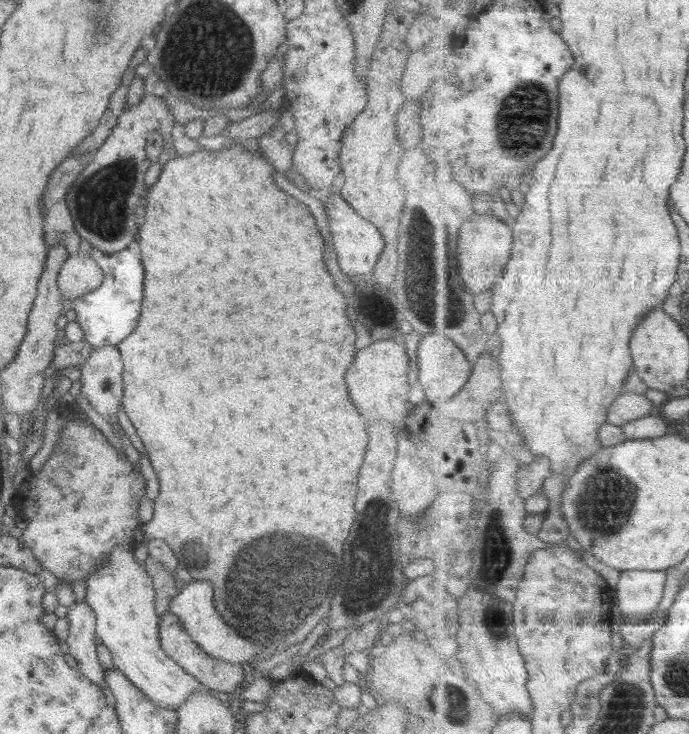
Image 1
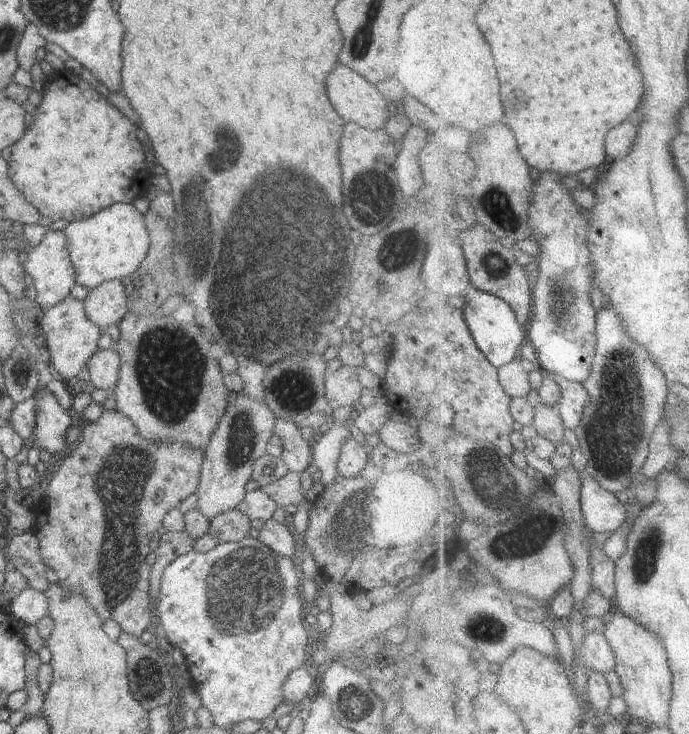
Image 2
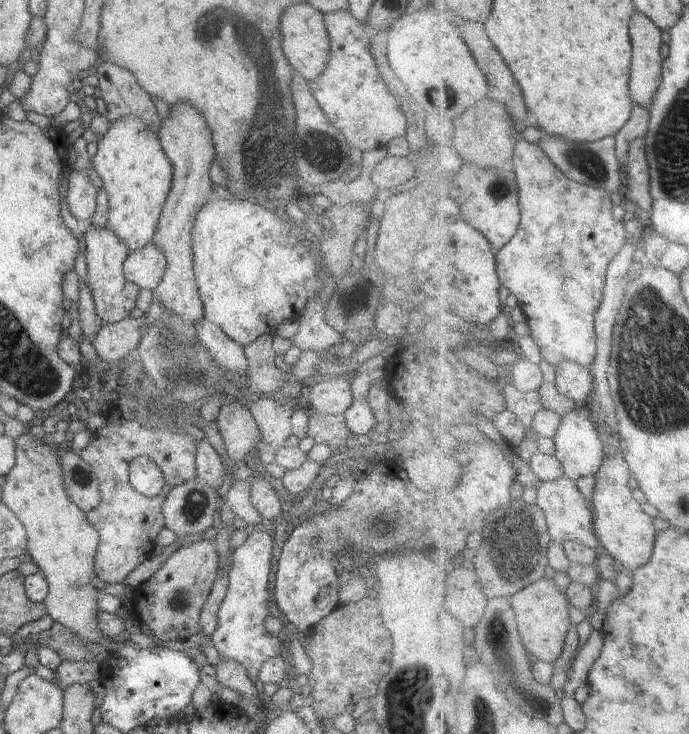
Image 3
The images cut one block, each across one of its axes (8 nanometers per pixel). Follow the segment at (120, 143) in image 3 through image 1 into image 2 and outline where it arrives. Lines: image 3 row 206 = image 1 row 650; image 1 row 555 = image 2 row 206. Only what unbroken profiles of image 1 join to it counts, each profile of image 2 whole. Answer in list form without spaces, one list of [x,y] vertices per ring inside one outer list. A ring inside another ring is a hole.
[[[131,203],[110,205],[108,208],[100,210],[98,214],[86,218],[86,220],[69,223],[63,232],[64,236],[66,236],[70,260],[75,270],[76,283],[84,288],[88,288],[88,290],[92,290],[106,281],[121,281],[126,276],[130,276],[142,264],[150,244],[144,215]]]

